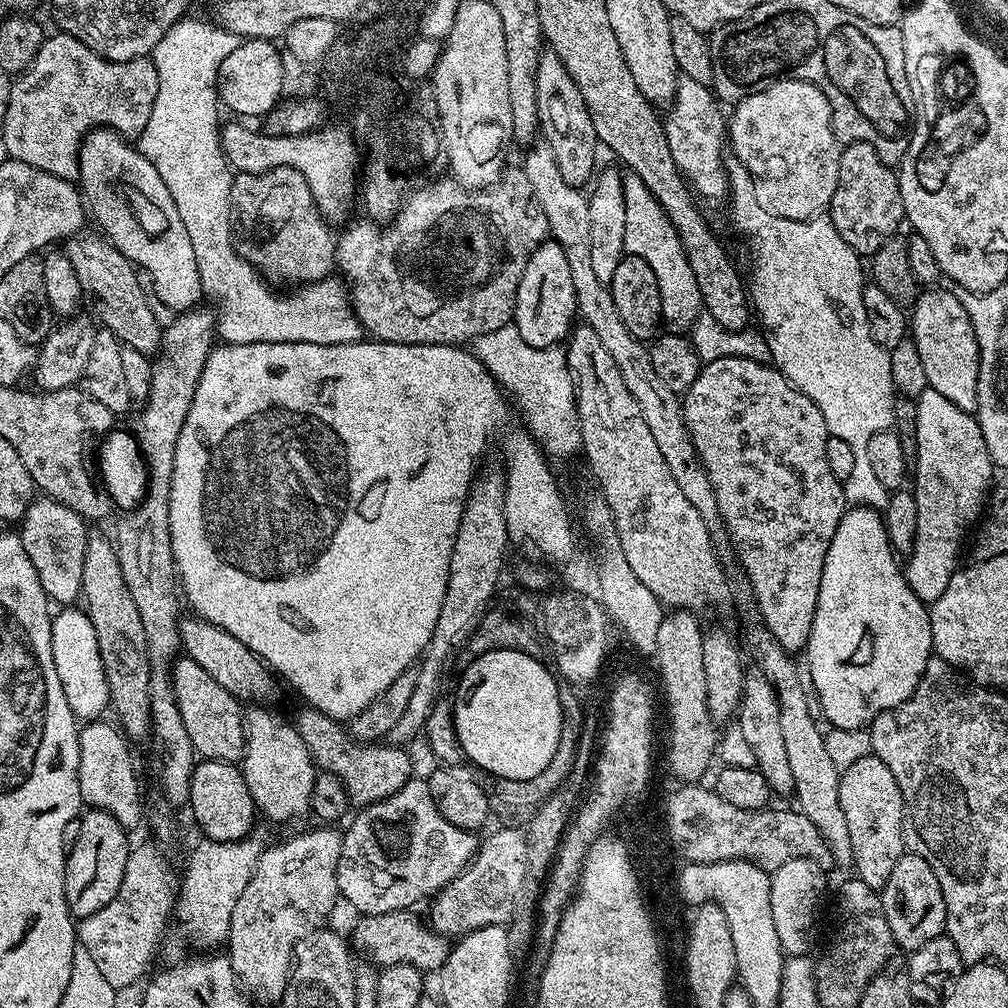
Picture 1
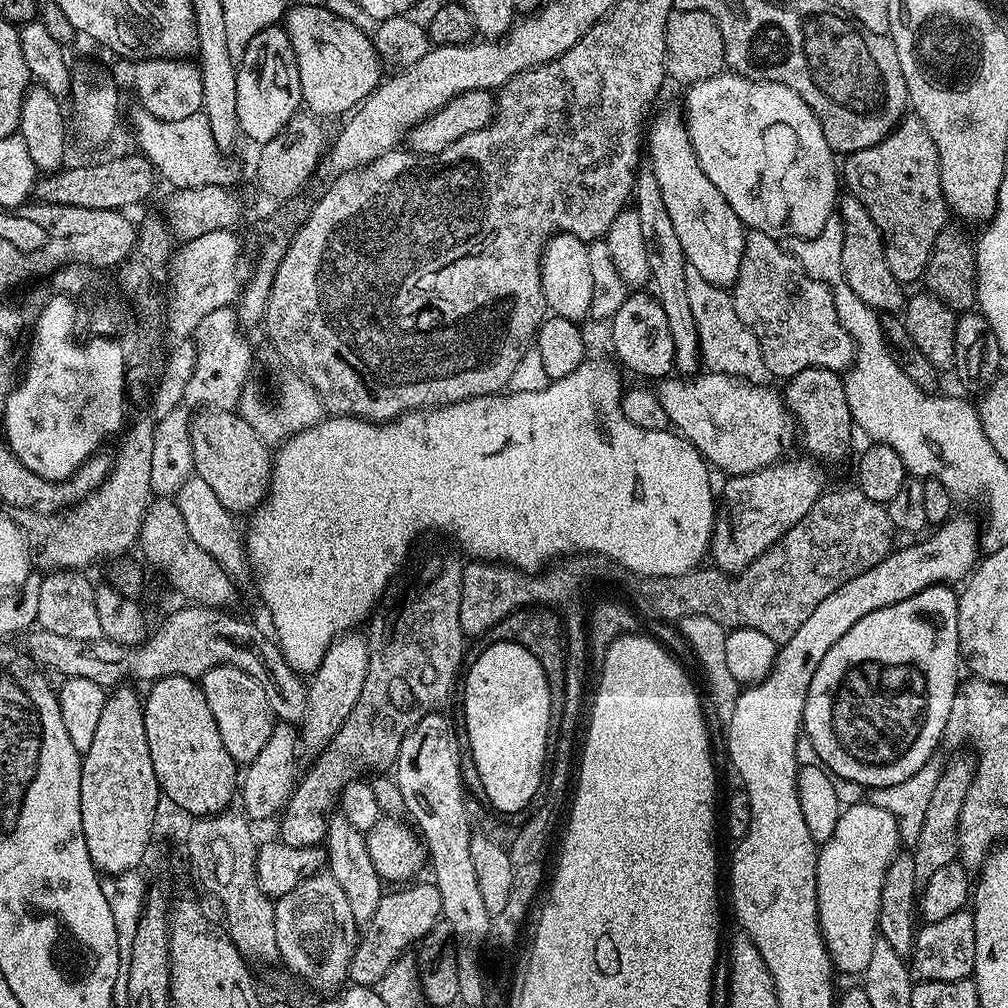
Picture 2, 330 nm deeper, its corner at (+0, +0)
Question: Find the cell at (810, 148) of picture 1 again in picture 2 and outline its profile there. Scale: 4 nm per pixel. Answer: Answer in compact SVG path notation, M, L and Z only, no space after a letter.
M721 74L714 78L706 78L702 82L691 85L688 92L688 112L686 111L686 123L688 125L688 137L692 139L694 154L702 166L702 170L714 186L726 198L726 202L734 210L734 214L740 219L745 229L755 230L757 232L767 232L769 234L781 234L785 237L798 236L807 238L822 234L822 226L837 211L838 208L838 191L836 187L841 187L842 180L838 175L838 160L834 155L832 148L826 142L826 134L822 134L822 126L818 118L806 106L806 102L793 90L785 84L772 84L769 80L747 80L744 76L735 74Z

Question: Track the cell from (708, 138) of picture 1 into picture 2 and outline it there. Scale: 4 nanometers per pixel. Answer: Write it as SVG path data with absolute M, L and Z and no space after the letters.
M749 231L744 237L744 253L735 282L730 285L730 295L734 302L734 310L738 310L738 318L746 322L750 334L758 338L758 346L762 350L762 358L766 358L766 366L773 377L797 376L807 368L830 368L847 370L854 359L854 345L850 334L838 318L838 310L834 306L834 294L825 284L810 278L806 270L783 243L780 244L775 235L767 232Z

